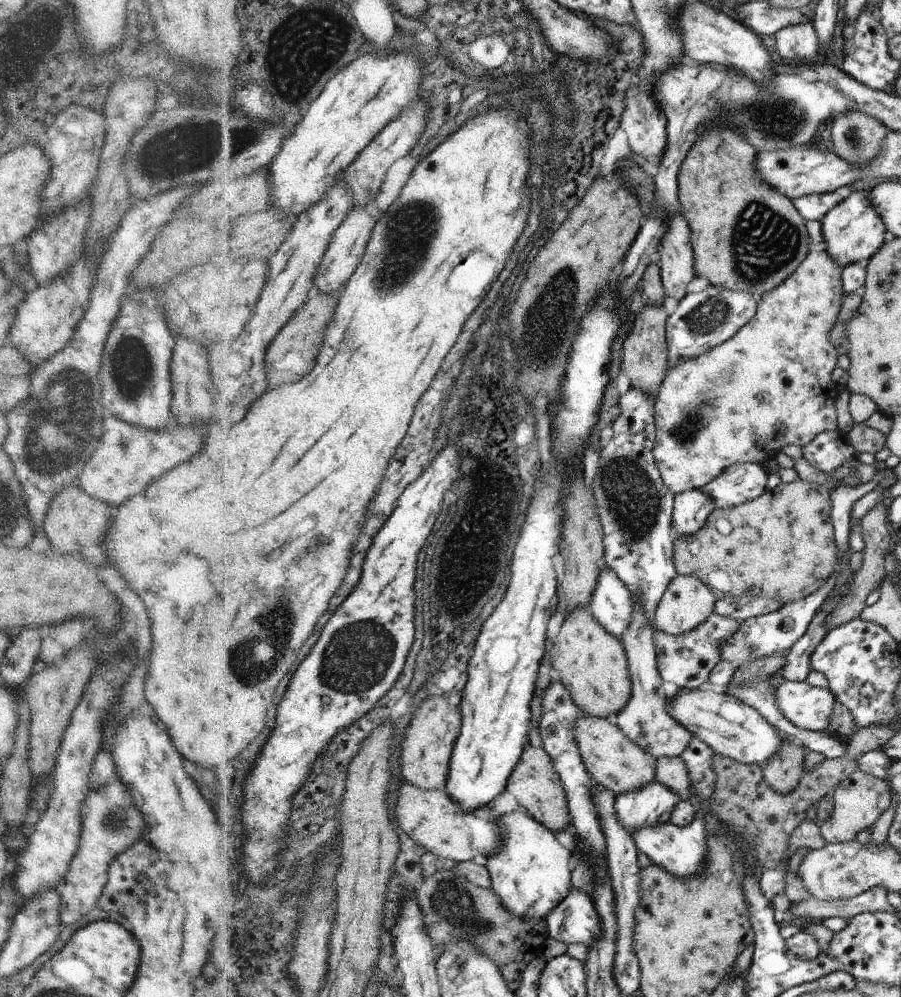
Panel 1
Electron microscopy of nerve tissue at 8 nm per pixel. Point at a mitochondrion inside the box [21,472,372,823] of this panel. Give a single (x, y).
(248, 673)

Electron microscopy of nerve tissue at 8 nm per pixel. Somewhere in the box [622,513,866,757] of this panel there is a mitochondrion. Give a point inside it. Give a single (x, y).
(747, 647)

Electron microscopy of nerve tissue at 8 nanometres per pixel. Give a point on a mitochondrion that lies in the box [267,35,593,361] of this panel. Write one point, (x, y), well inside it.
(411, 229)

